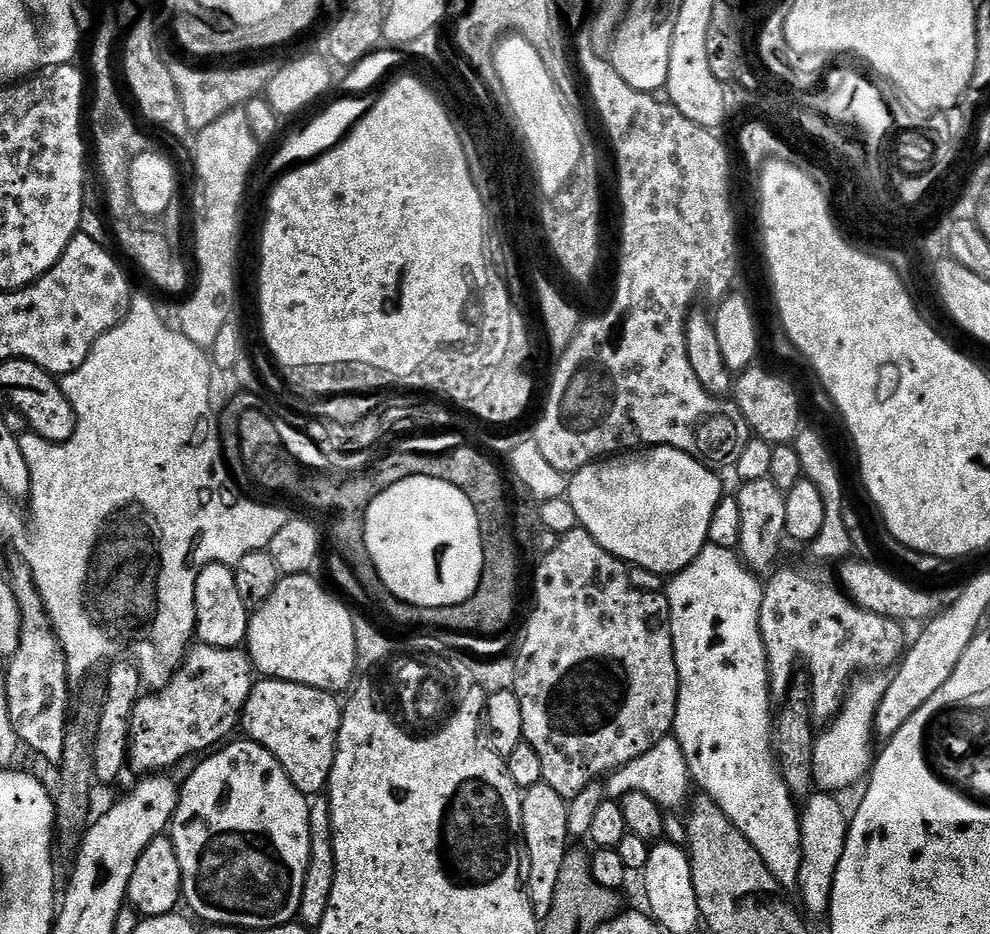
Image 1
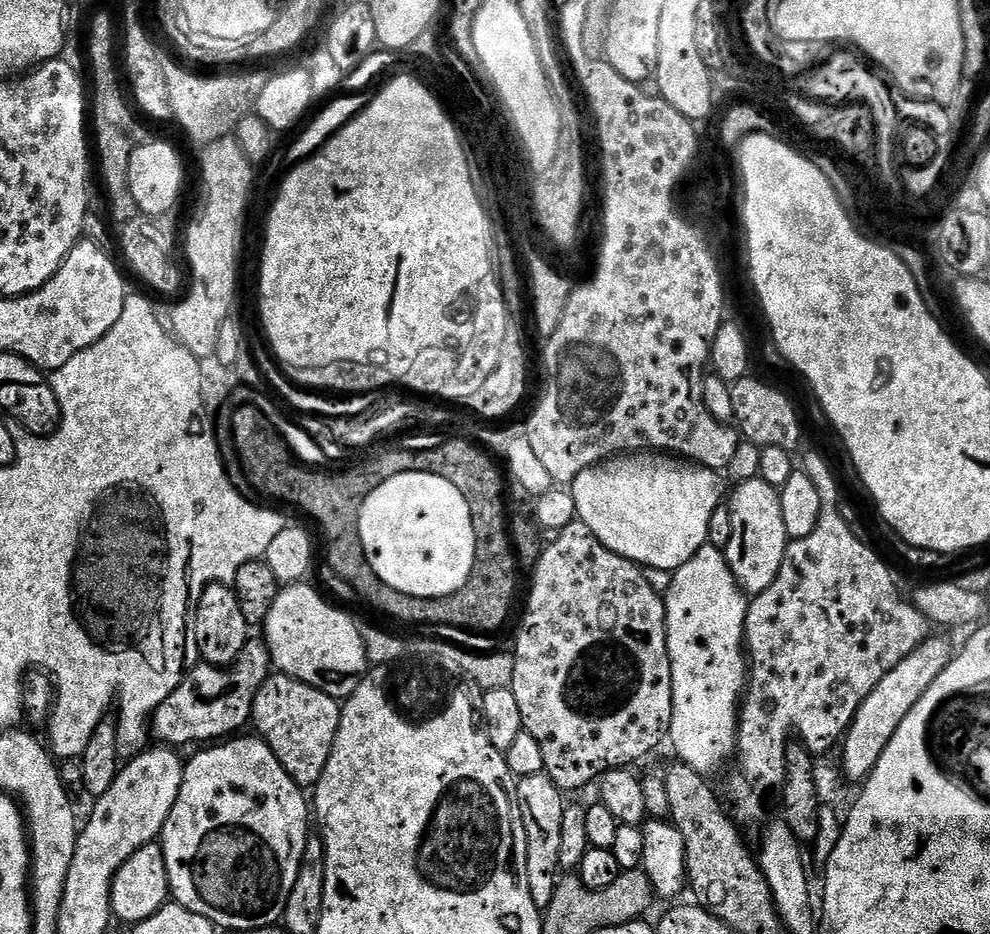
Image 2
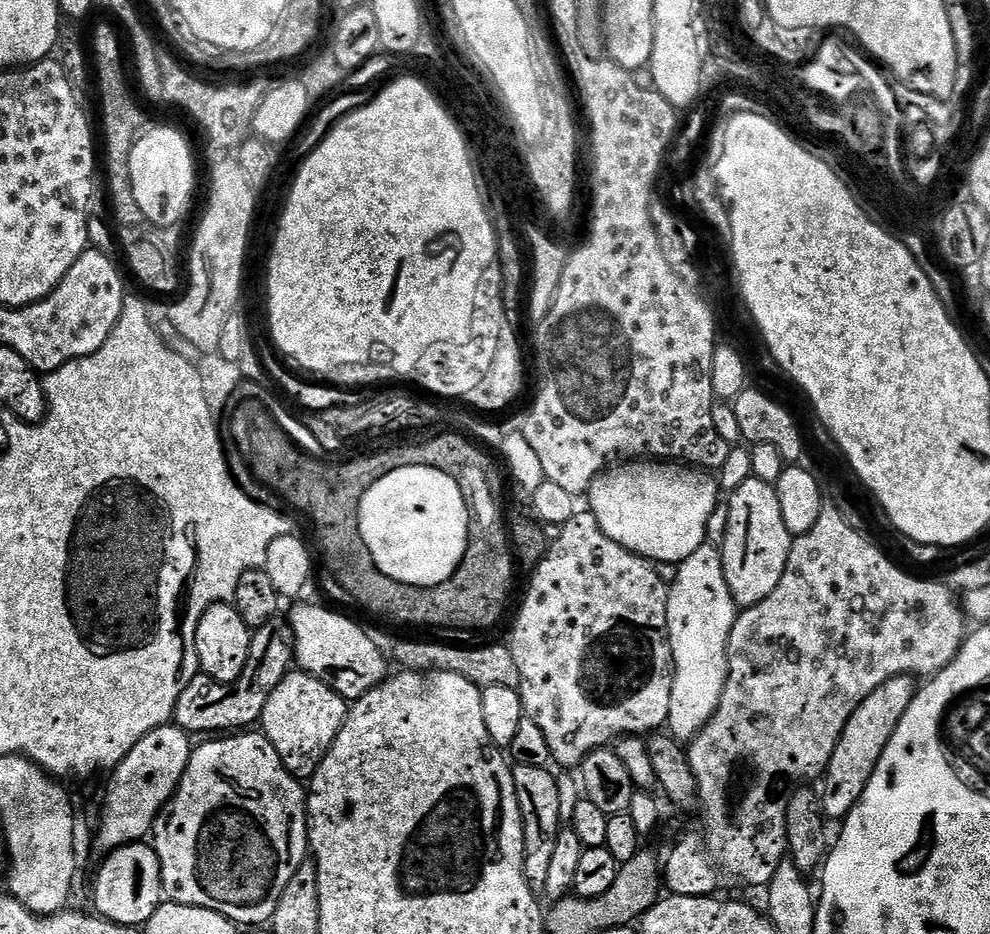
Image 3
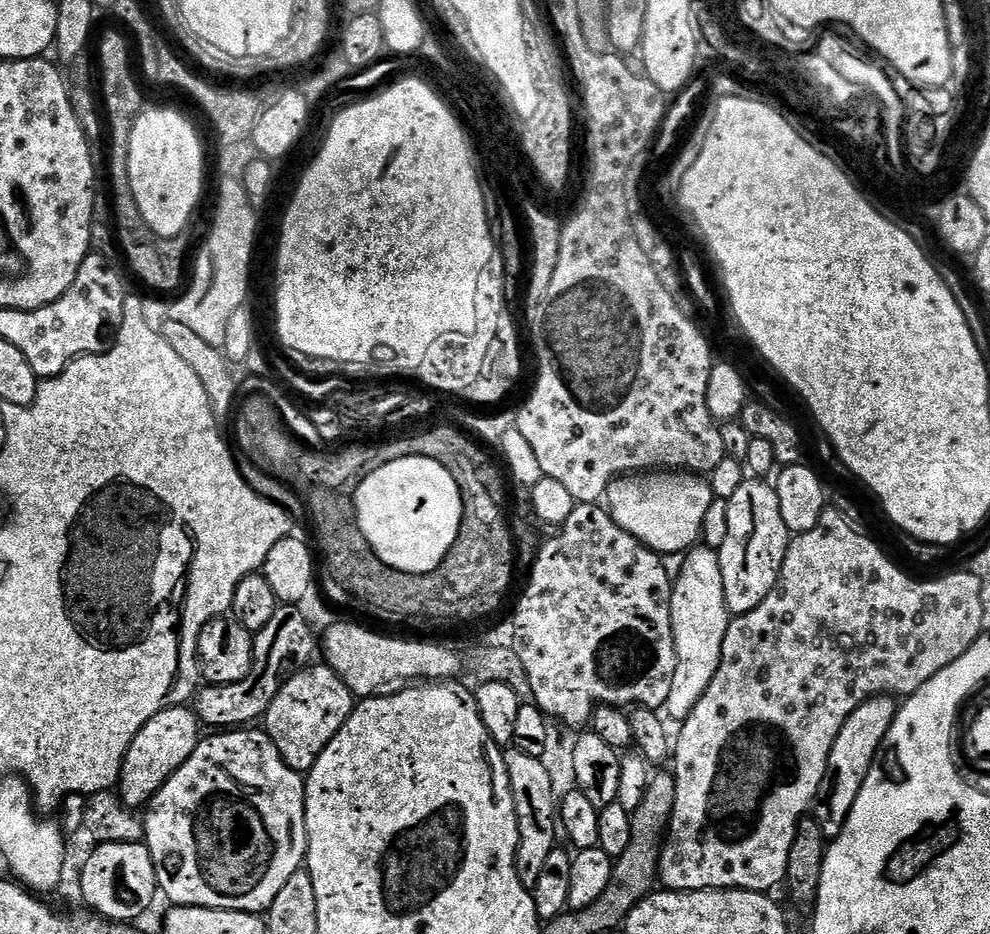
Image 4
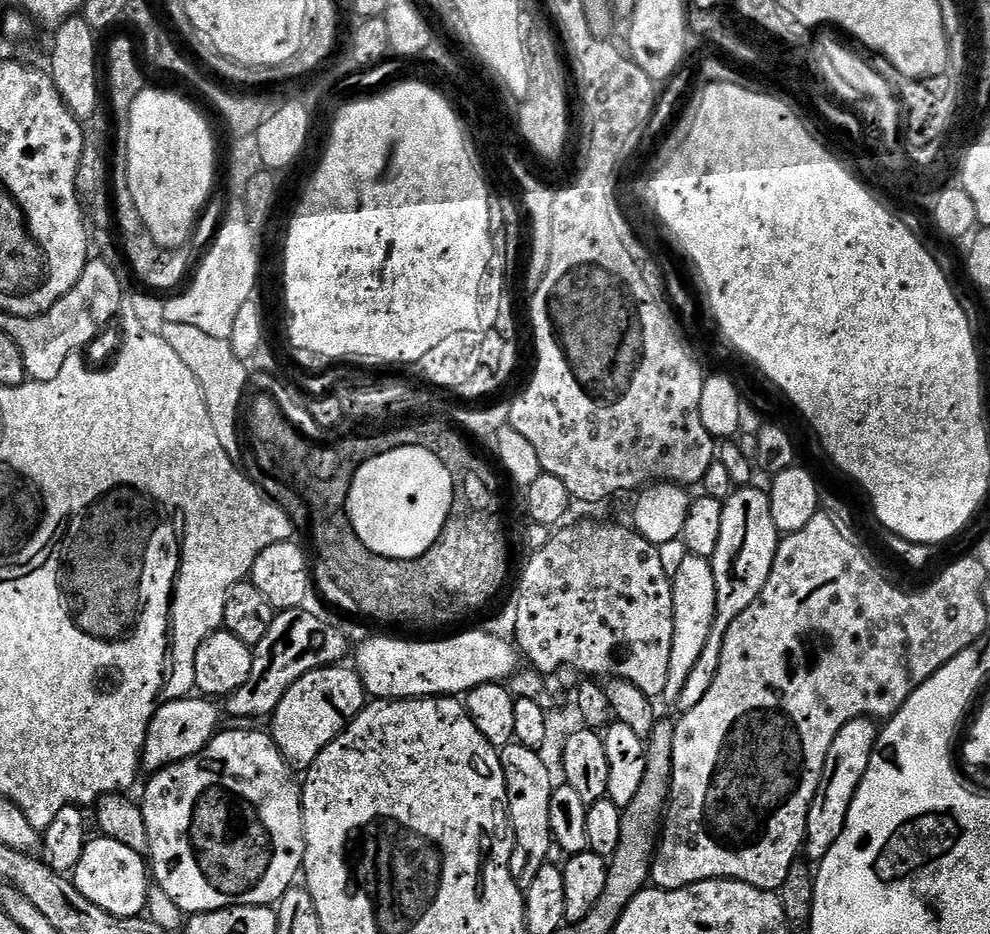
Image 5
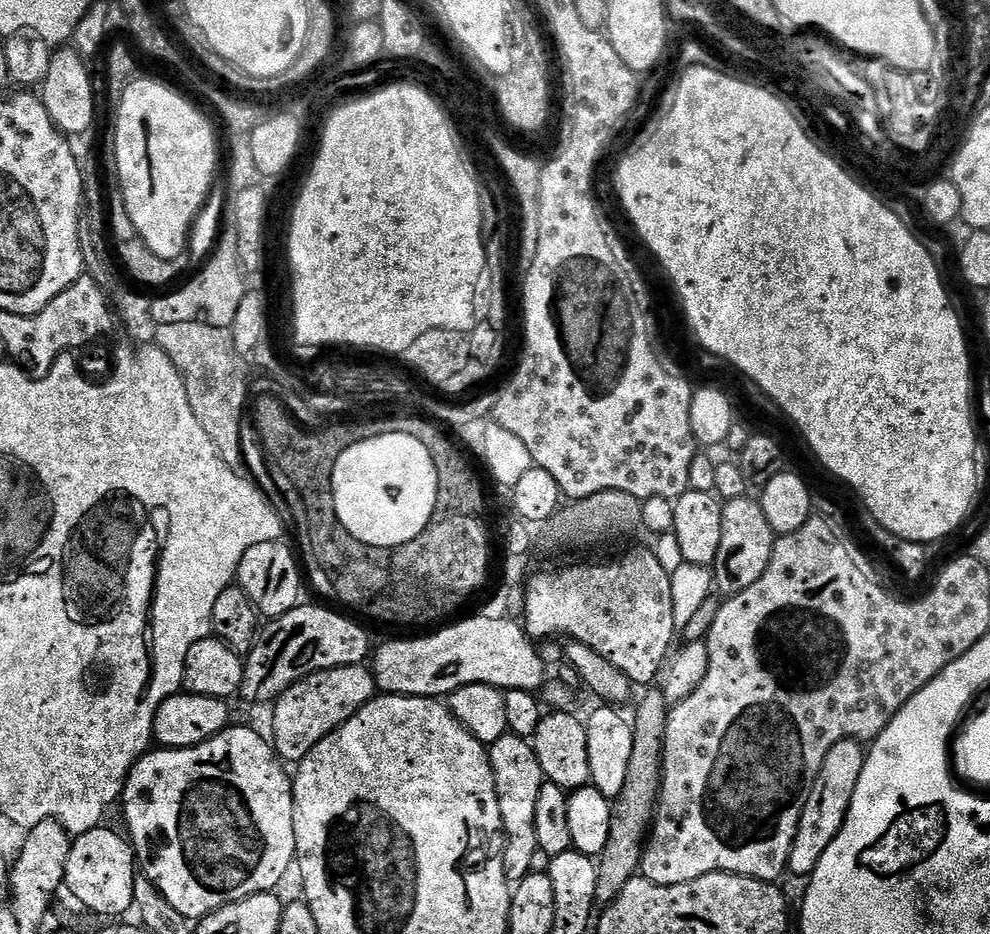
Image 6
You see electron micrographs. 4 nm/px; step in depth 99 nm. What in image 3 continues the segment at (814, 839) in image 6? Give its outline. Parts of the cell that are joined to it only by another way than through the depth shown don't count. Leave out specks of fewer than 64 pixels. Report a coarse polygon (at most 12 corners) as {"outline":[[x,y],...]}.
{"outline":[[895,676],[854,710],[818,792],[850,814],[917,691]]}

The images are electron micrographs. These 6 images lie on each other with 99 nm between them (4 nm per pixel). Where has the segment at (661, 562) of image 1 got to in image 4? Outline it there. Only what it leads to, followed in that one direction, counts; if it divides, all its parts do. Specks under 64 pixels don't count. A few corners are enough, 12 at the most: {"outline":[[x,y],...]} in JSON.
{"outline":[[683,470],[613,480],[606,507],[661,554],[701,539],[712,485]]}

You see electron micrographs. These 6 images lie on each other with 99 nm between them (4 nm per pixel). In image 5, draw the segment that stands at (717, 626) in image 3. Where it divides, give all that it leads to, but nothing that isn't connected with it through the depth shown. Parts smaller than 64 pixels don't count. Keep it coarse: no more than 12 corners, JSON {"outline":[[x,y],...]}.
{"outline":[[674,568],[674,642],[664,696],[684,692],[714,636],[714,570]]}

